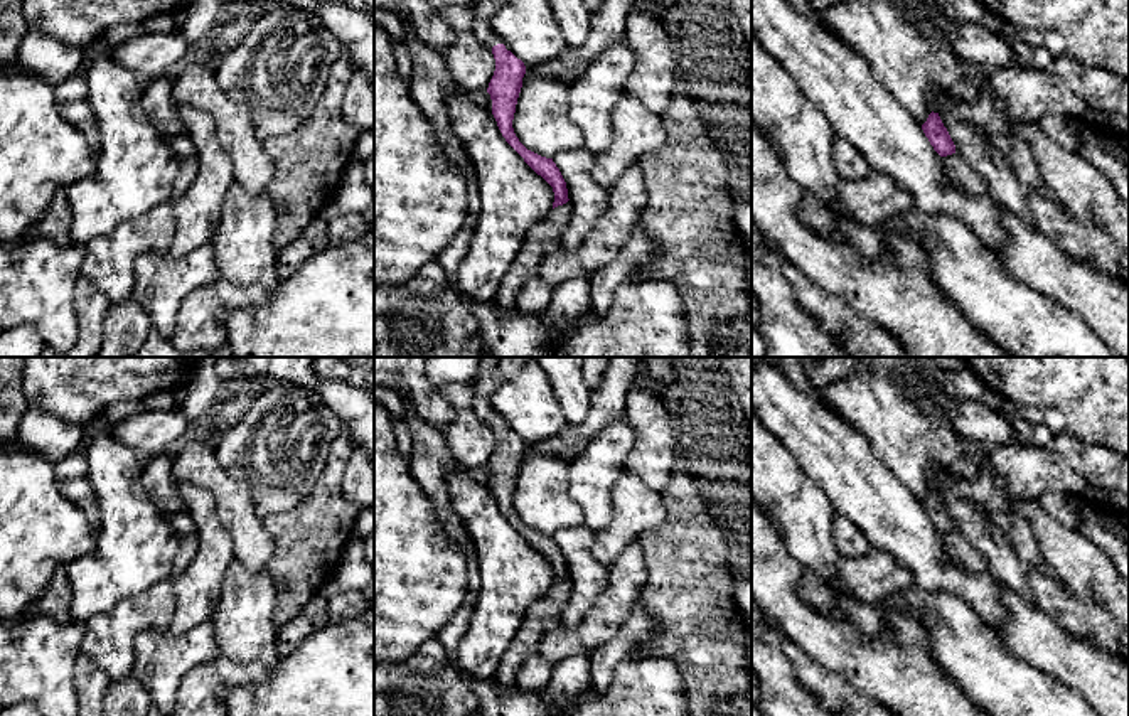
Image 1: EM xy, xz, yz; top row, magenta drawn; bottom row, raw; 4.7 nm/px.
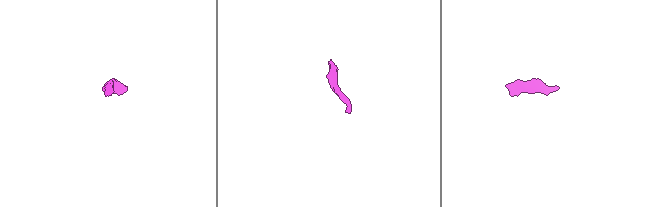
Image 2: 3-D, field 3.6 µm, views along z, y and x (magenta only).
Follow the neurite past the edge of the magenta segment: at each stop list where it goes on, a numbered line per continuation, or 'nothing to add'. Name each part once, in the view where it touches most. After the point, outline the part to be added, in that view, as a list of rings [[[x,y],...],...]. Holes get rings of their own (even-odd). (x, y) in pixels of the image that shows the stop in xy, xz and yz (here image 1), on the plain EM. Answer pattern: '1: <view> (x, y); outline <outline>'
1: xz (484, 384); outline [[[499,369],[479,372],[470,382],[474,411],[490,426],[497,421],[504,421],[490,404],[490,396],[500,387],[502,382],[504,377],[500,376]]]
2: yz (1099, 477); outline [[[1067,430],[1045,446],[1013,441],[987,450],[976,480],[944,470],[930,473],[930,487],[947,487],[987,514],[1009,509],[1014,499],[1038,500],[1055,492],[1080,499],[1087,512],[1129,516],[1129,457],[1089,445]]]

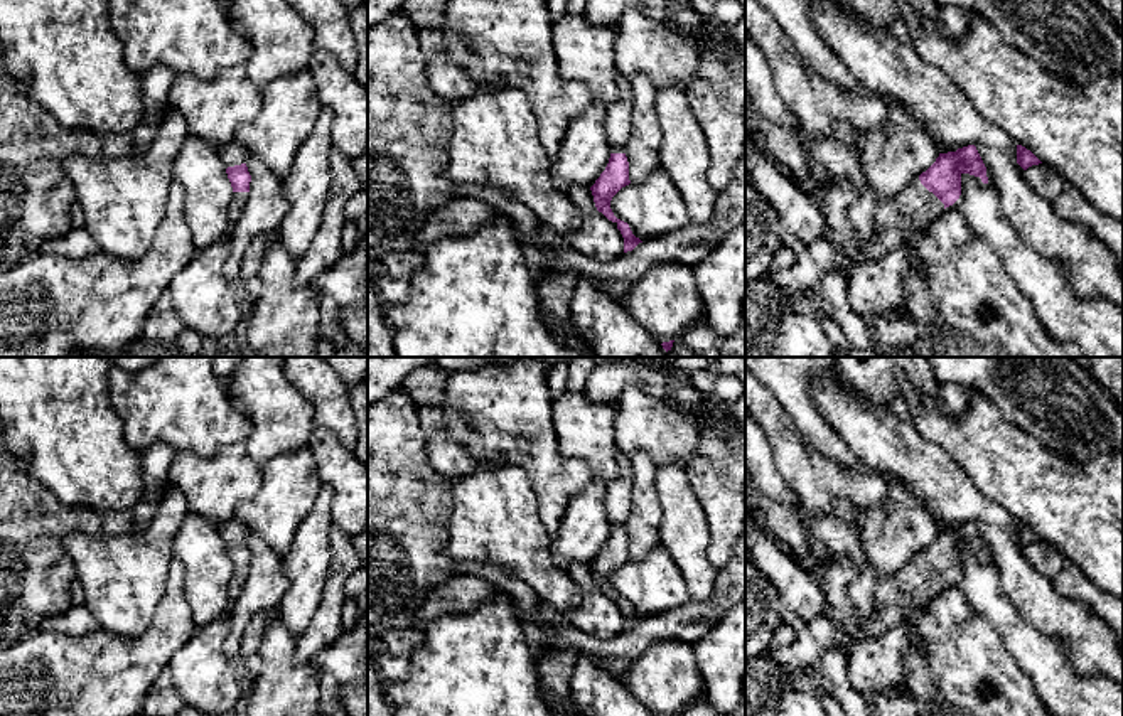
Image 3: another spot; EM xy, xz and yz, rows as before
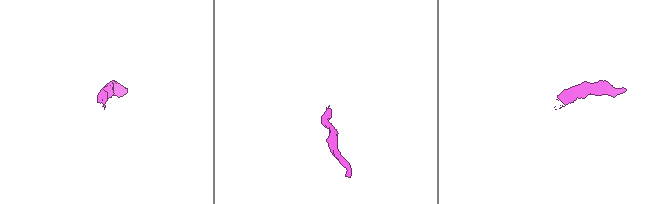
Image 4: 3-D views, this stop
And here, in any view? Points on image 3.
1: yz (914, 583); outline [[[919,553],[914,554],[895,576],[879,585],[873,613],[853,640],[870,640],[905,622],[916,605],[927,603],[943,586],[944,581],[921,561]]]

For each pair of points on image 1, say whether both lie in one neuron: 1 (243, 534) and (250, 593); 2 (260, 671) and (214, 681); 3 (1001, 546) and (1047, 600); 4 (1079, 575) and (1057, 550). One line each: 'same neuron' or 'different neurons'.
1: different neurons
2: same neuron
3: same neuron
4: same neuron

